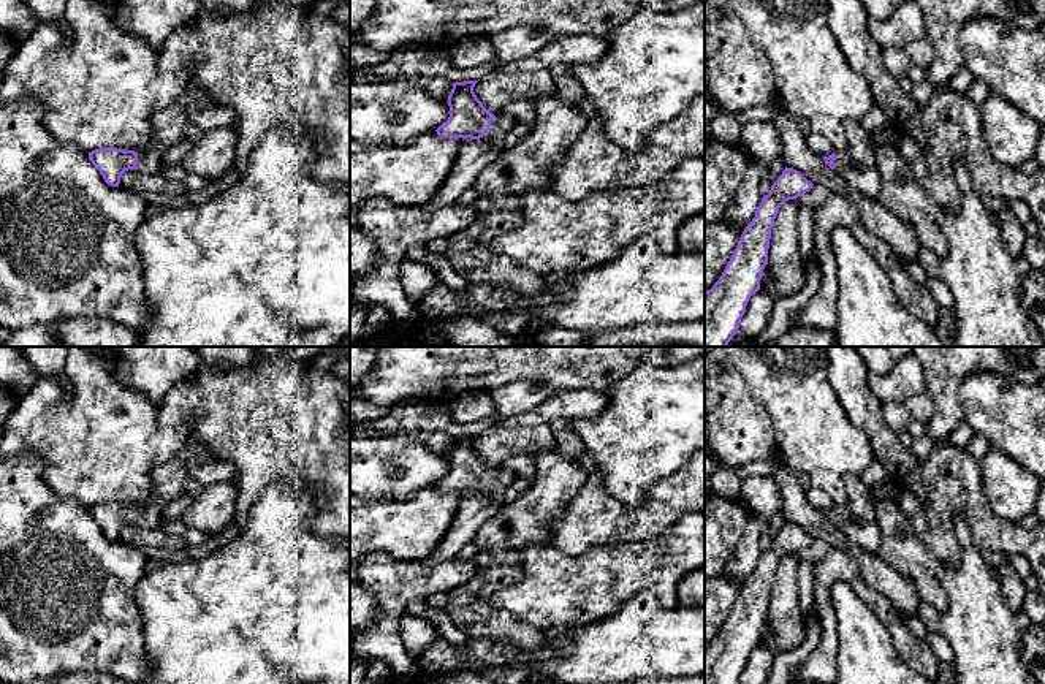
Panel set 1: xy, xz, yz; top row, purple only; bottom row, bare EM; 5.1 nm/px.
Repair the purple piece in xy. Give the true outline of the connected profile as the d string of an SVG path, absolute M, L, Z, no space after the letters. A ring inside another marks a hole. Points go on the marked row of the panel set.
M185 81L180 95L152 116L152 139L141 154L104 147L89 152L89 160L111 187L119 187L122 174L128 169L158 173L162 169L162 152L184 138L184 130L192 125L188 112L211 108L214 106L201 95L201 89L192 81Z

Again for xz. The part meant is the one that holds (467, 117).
M478 81L453 82L453 89L446 101L450 106L450 117L435 131L442 138L462 138L464 142L458 149L458 157L450 174L432 200L423 204L428 211L454 204L462 193L472 188L477 176L502 155L504 141L518 124L511 116L494 116L489 112L473 92L477 82Z

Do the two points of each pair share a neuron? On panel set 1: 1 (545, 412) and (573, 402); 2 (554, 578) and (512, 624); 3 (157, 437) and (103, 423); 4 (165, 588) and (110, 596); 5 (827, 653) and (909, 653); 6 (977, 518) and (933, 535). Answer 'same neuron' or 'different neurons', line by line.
1: same neuron
2: different neurons
3: same neuron
4: different neurons
5: same neuron
6: same neuron

